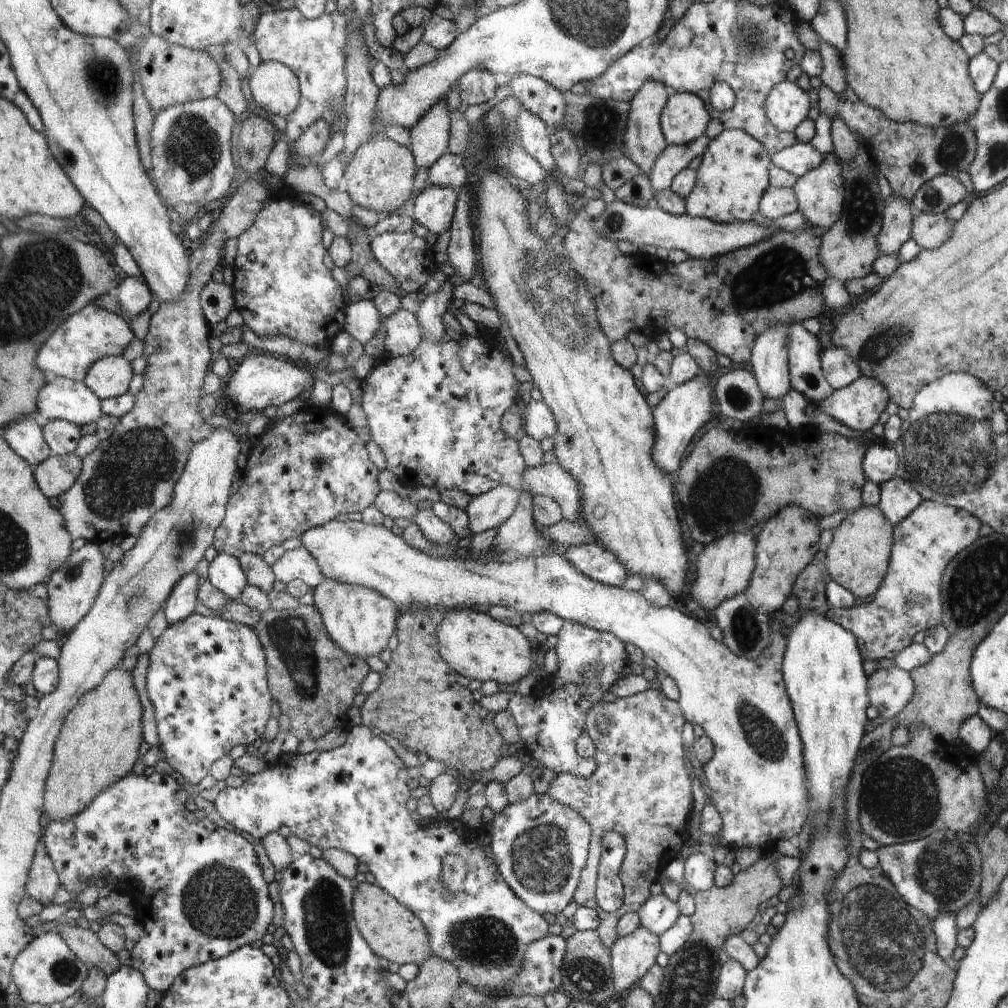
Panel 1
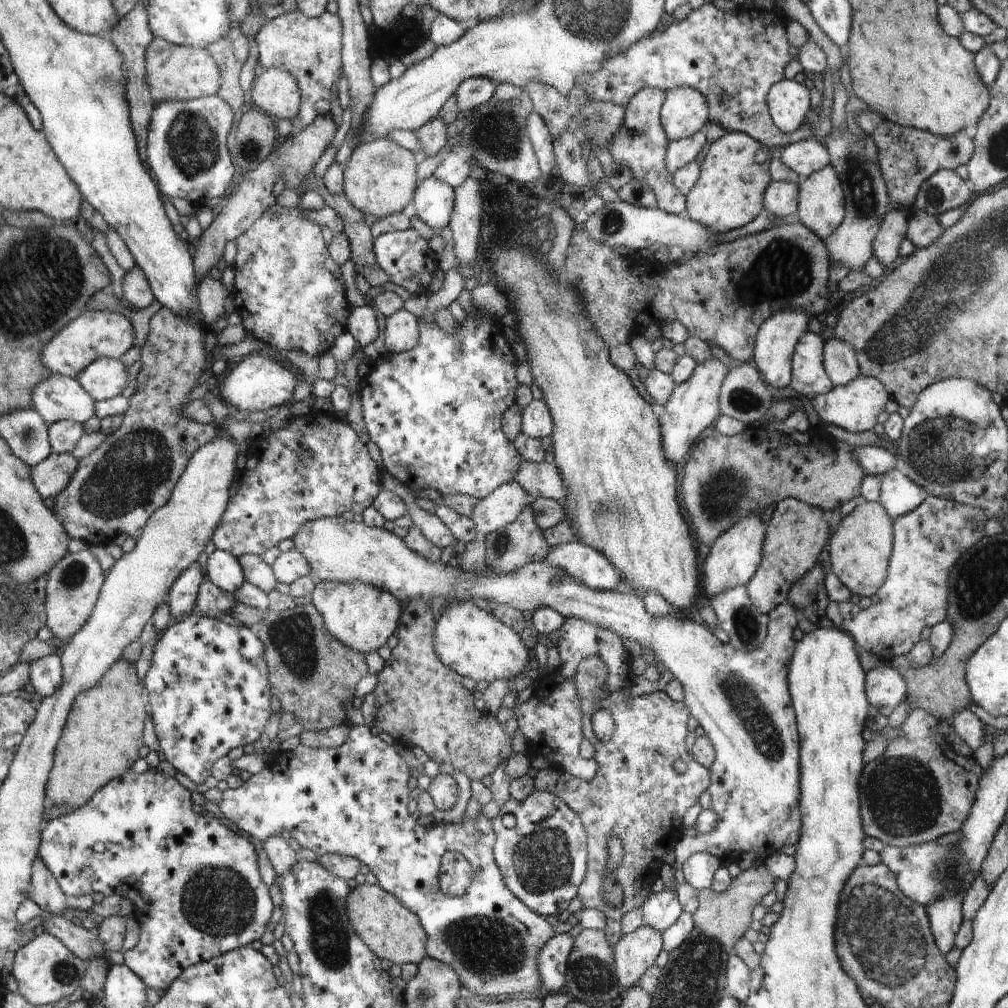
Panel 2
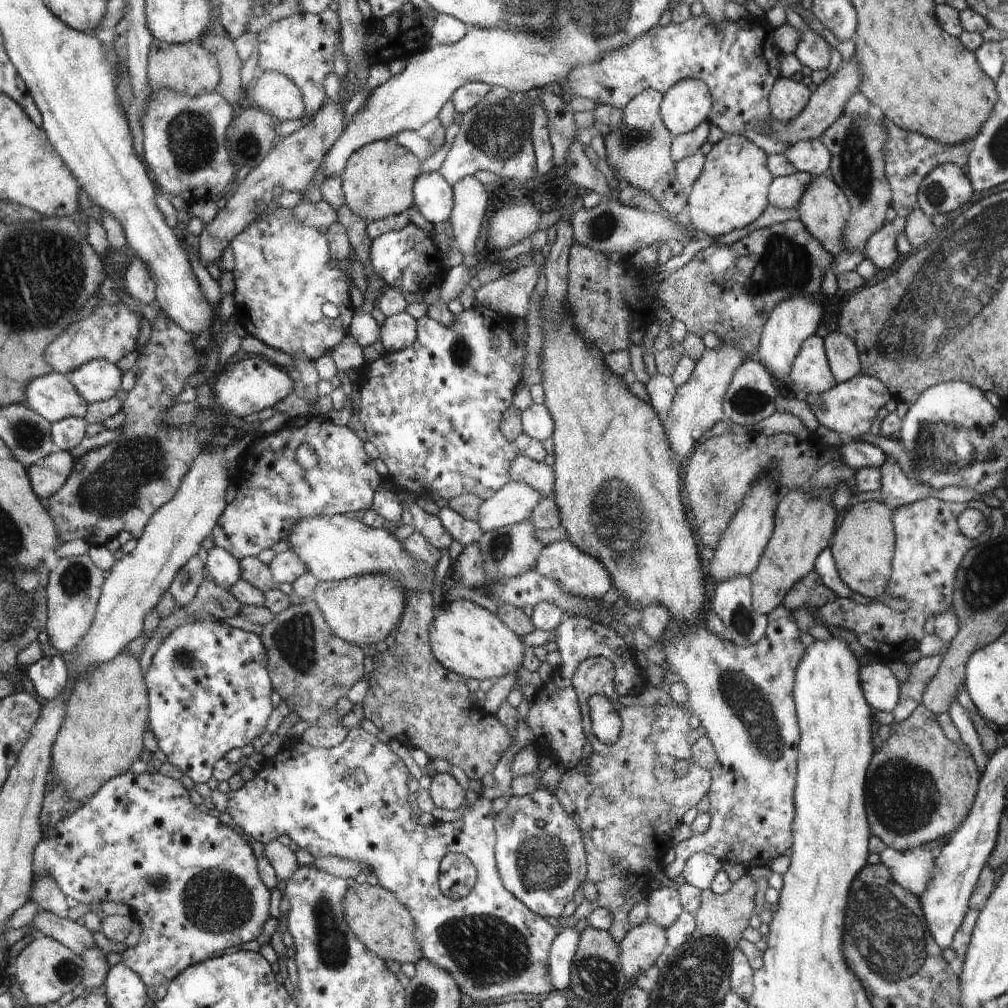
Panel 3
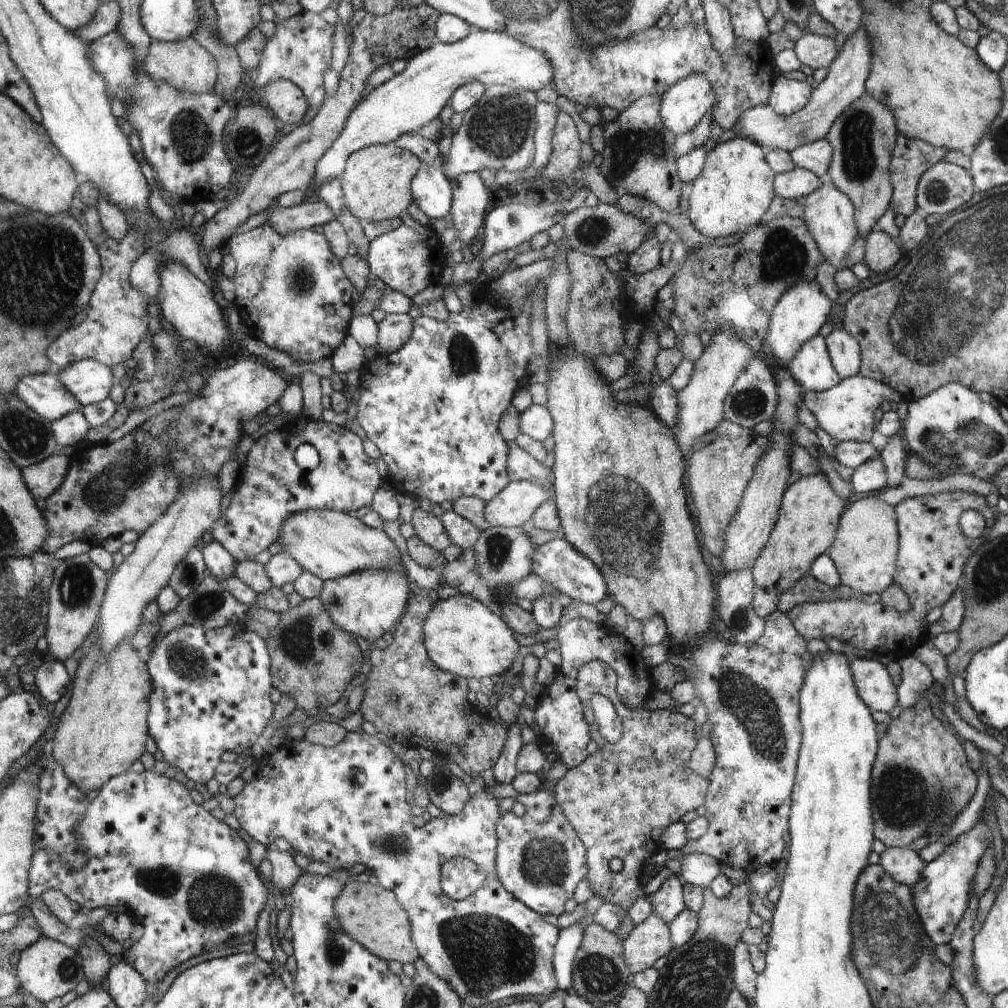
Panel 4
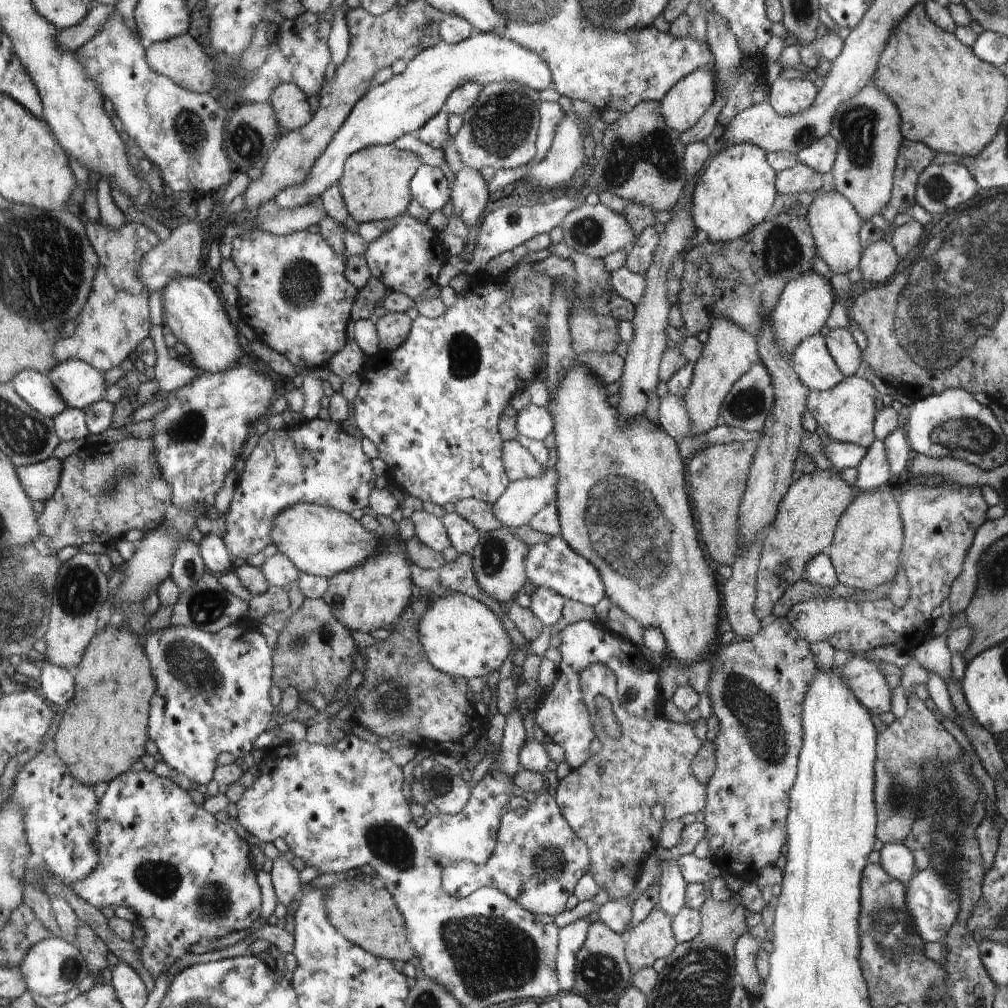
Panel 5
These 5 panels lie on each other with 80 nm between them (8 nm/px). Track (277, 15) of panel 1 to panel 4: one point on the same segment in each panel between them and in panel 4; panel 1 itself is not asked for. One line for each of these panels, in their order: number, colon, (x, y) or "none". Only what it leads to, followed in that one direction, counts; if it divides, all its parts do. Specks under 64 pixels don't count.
2: (310, 48)
3: (302, 47)
4: (300, 51)

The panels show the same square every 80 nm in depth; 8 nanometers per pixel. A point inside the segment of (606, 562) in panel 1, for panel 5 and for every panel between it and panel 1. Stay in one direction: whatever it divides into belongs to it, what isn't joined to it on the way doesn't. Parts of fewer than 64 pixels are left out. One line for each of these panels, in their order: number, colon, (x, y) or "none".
2: (586, 565)
3: (581, 573)
4: (577, 578)
5: (554, 564)

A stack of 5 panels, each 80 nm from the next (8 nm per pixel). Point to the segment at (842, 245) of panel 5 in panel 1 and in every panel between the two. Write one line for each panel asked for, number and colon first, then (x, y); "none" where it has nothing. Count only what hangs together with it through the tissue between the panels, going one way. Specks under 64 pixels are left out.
1: (820, 193)
2: (822, 209)
3: (824, 209)
4: (829, 214)

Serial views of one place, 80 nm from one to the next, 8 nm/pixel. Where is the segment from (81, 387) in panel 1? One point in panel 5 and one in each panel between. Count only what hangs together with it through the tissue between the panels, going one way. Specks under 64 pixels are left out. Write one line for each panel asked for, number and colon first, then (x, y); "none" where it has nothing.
2: (59, 397)
3: (54, 397)
4: (45, 393)
5: (35, 388)

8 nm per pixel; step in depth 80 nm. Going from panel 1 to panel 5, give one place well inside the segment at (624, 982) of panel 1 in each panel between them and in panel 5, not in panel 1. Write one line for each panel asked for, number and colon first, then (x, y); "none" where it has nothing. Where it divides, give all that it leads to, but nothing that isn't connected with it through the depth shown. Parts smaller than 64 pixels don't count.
2: (636, 952)
3: (644, 943)
4: (651, 939)
5: (652, 938)

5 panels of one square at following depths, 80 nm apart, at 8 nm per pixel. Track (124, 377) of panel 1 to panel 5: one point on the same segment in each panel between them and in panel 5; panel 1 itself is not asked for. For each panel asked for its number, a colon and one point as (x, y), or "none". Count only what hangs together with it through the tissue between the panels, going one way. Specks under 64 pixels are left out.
2: (105, 378)
3: (98, 380)
4: (90, 381)
5: (80, 384)

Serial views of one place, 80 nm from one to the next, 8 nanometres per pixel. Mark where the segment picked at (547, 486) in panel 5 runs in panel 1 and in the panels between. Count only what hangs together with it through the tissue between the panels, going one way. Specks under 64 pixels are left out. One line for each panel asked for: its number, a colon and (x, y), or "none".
1: (490, 510)
2: (507, 503)
3: (515, 503)
4: (516, 504)

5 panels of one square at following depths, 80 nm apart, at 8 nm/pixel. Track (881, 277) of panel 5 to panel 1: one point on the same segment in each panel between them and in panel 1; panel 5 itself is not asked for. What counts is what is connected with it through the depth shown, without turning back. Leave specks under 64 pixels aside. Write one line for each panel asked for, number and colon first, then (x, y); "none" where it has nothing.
1: (897, 217)
2: (885, 248)
3: (881, 248)
4: (881, 253)

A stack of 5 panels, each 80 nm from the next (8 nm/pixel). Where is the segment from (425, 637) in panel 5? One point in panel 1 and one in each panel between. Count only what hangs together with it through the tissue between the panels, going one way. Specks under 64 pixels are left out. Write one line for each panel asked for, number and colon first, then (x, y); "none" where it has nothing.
1: (478, 647)
2: (477, 645)
3: (466, 639)
4: (462, 636)

